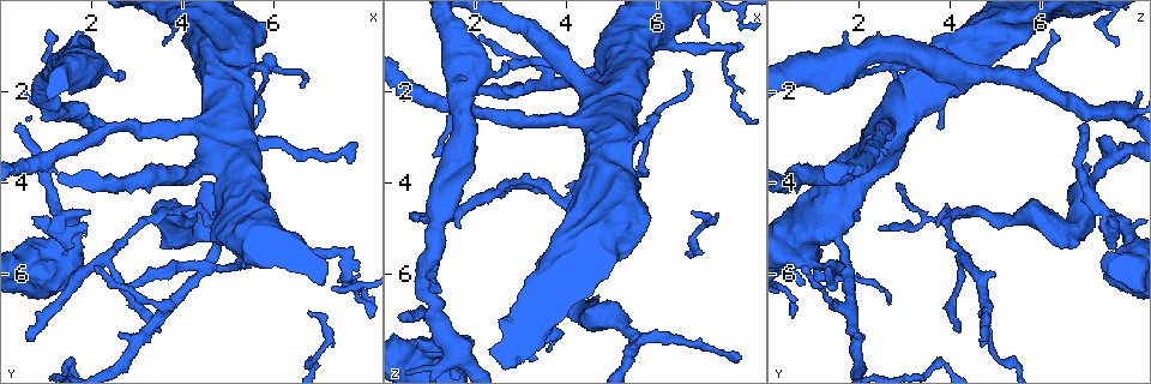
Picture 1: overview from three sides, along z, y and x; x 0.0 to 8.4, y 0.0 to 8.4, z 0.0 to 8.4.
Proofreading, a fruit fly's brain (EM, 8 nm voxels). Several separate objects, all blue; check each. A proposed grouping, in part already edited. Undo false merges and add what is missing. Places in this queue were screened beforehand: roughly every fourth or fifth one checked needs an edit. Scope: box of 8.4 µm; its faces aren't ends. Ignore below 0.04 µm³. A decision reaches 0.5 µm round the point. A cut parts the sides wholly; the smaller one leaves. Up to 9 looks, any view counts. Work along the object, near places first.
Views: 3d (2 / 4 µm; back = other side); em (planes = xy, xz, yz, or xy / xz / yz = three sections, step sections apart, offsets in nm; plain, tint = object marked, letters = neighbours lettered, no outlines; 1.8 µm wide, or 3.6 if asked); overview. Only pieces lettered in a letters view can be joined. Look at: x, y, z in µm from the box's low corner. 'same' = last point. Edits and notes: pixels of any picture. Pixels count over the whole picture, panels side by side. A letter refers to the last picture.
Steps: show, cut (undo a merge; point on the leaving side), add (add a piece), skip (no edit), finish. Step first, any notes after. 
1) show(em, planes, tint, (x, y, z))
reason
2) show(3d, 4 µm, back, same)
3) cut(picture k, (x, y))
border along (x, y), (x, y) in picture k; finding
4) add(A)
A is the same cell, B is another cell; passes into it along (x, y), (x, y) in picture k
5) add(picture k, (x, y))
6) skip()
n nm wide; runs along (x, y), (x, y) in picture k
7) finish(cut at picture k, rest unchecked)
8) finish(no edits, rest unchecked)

show(3d, 4 µm, (7.50, 5.55, 1.00))
sharp bend

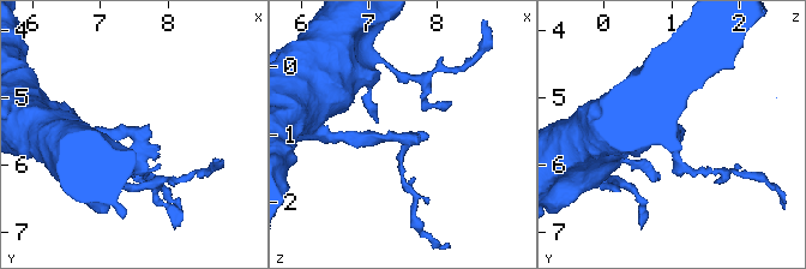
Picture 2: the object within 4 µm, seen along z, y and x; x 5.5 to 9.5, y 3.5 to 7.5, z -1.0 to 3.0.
show(em, planes, plain, (7.55, 5.50, 1.00))

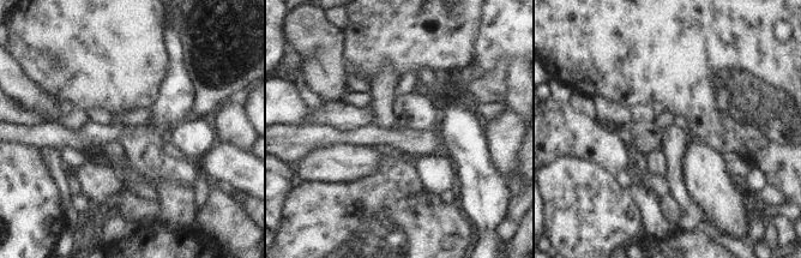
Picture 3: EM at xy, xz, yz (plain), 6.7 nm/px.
show(em, planes, letters, same)

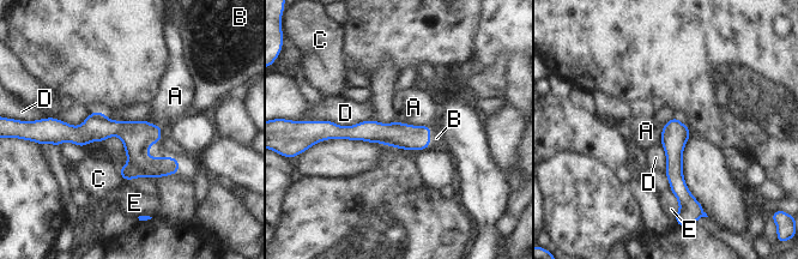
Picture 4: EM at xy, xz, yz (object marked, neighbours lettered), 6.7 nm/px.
add(B)
B is the same cell, A, C, D and E are other cells; passes into it along (403, 136), (430, 139), (436, 138) in picture 4; it goes on there

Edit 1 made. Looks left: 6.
show(em, yz, step 8, tint, (4.50, 5.90, 1.75))
a fork

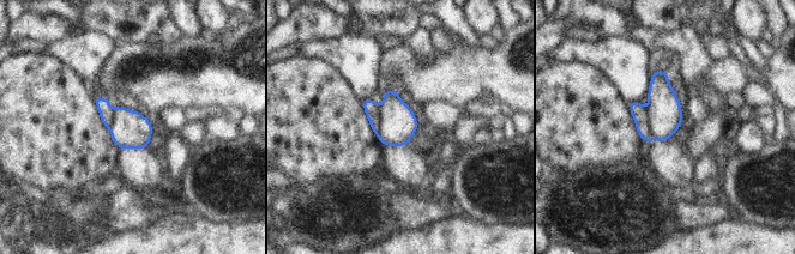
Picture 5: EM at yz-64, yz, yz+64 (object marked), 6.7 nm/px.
show(em, planes, tint, same)
another direction

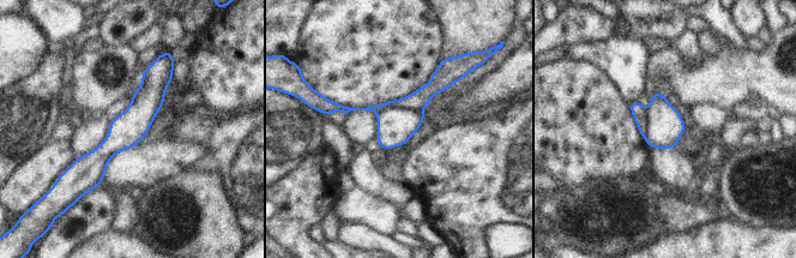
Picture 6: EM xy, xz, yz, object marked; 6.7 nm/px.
show(em, planes, letters, same)
what lies round it

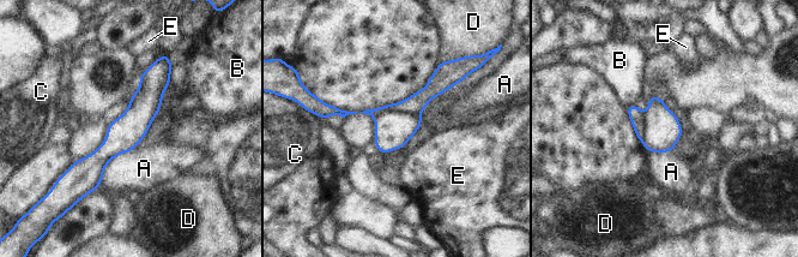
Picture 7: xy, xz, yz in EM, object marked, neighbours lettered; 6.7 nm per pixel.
cut(picture 7, (417, 102))
A touches over 380 nm; A, B, C, D and E are other cells; border along (419, 112), (386, 111), (375, 118) in picture 7; two neurons meet here

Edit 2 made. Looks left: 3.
show(overview)
see it whole again

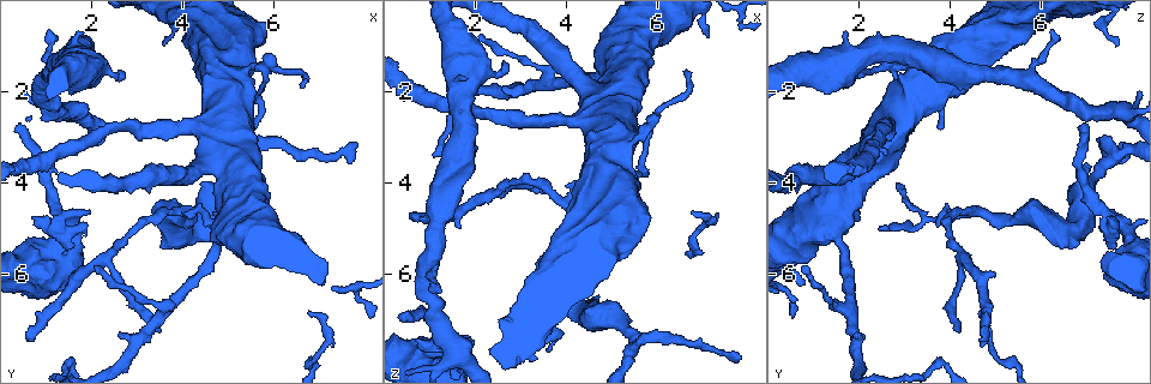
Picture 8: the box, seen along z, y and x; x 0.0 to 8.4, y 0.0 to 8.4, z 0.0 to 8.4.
show(em, xz, step 4, letters, (2.05, 5.90, 0.85))
tapers out

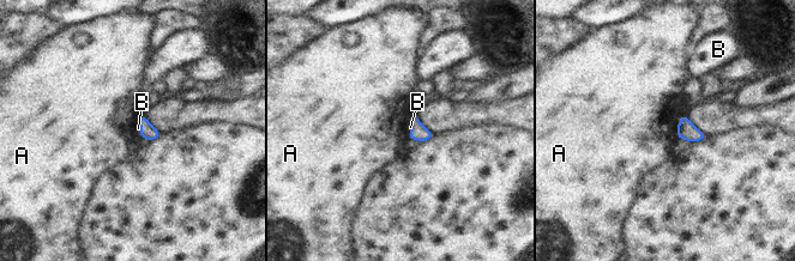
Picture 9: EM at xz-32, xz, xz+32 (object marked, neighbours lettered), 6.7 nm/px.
show(em, planes, letters, same)
cut it another way

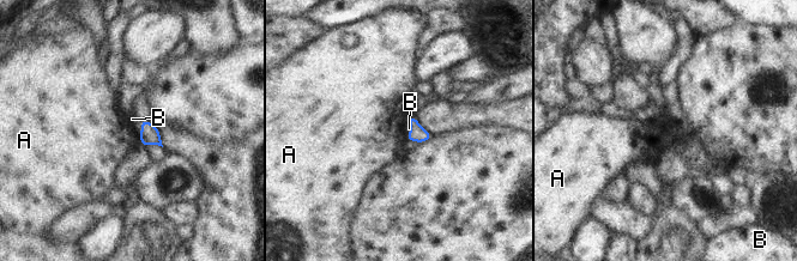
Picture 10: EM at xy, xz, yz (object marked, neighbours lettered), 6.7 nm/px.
skip()
A and B are other cells; border along (138, 120), (143, 129), (149, 129) in picture 10; none of them fits

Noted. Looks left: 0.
finish(add at picture 4, cut at picture 7, rest unchecked)

